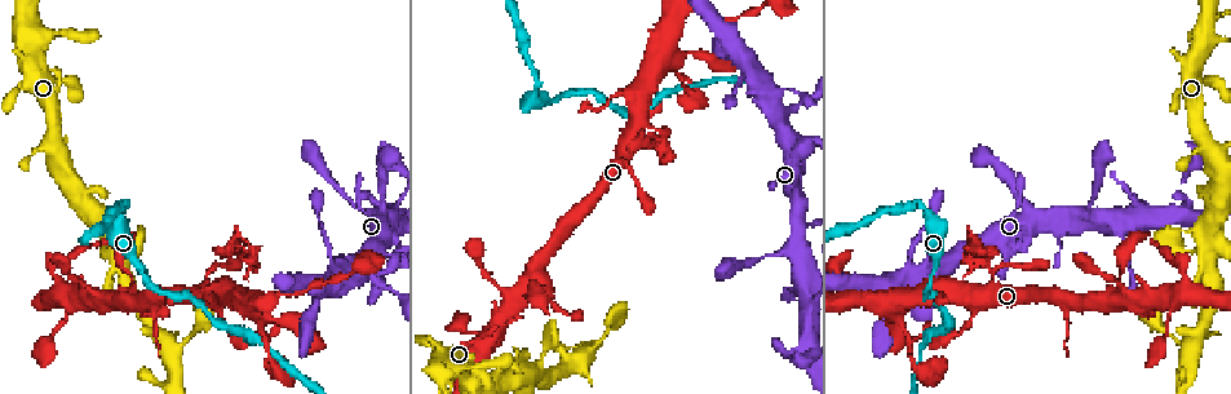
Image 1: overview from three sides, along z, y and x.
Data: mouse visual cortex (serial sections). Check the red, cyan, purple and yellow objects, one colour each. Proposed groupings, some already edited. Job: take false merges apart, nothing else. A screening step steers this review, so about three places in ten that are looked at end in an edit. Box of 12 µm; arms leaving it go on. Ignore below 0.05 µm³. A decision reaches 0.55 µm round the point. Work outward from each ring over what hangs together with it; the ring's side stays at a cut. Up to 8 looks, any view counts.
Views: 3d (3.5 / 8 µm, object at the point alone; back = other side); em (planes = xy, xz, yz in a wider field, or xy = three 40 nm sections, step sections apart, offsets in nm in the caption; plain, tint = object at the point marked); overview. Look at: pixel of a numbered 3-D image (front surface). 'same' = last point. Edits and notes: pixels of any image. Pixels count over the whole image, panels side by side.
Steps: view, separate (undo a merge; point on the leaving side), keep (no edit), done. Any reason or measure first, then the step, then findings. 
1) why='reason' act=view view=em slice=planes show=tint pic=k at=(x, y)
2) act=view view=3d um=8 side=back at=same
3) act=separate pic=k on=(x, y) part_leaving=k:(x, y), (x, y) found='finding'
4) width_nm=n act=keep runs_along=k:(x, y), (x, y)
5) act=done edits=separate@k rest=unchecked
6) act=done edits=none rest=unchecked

why='branch point' act=view view=3d um=3.5 side=back pic=1 at=(959, 285)

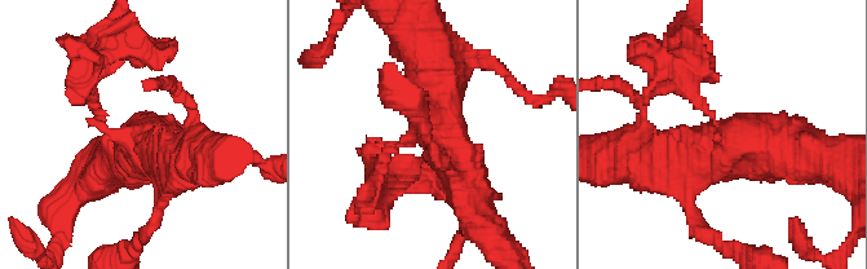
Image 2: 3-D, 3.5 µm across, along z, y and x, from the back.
why='shape alone is not enough' act=view view=em slice=planes show=tint pic=2 at=(127, 135)

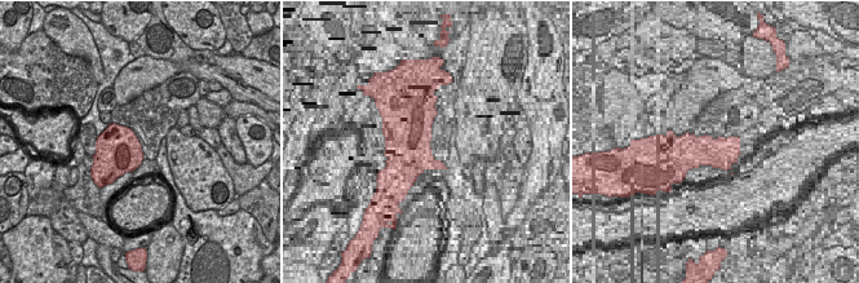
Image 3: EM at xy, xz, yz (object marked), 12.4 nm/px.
width_nm=550 act=separate pic=2 on=(685, 93) part_leaving=2:(713, 123), (664, 56), (671, 48) found='two cells meet here'

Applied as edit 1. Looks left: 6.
act=view view=3d um=8 pic=1 at=(123, 208)

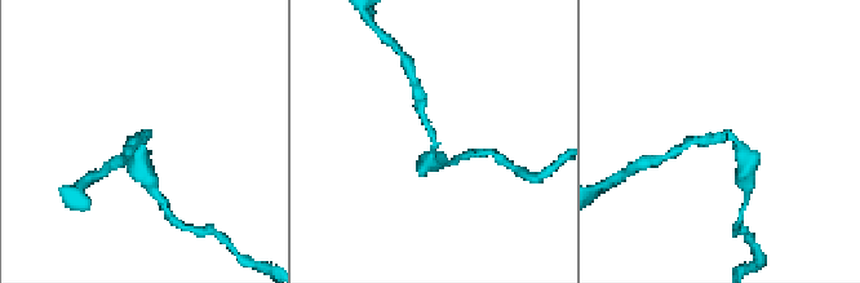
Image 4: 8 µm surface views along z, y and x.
arm_widths_nm=250,500 why='now the EM' act=view view=em slice=xy step=5 show=tint pic=4 at=(730, 138)

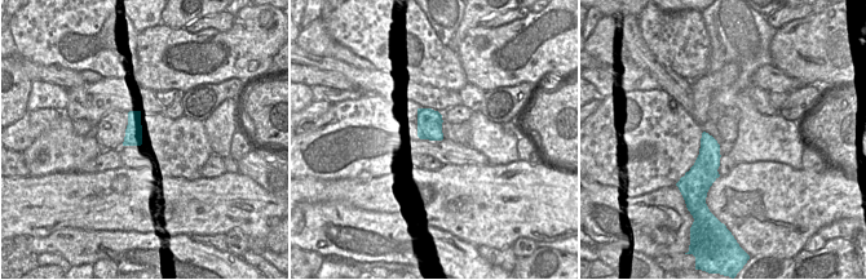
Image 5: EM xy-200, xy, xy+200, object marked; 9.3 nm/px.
width_nm=240 act=separate pic=4 on=(422, 100) part_leaving=4:(435, 147), (420, 113), (422, 100) found='a second cell is stuck on'

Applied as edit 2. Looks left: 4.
act=view view=overview

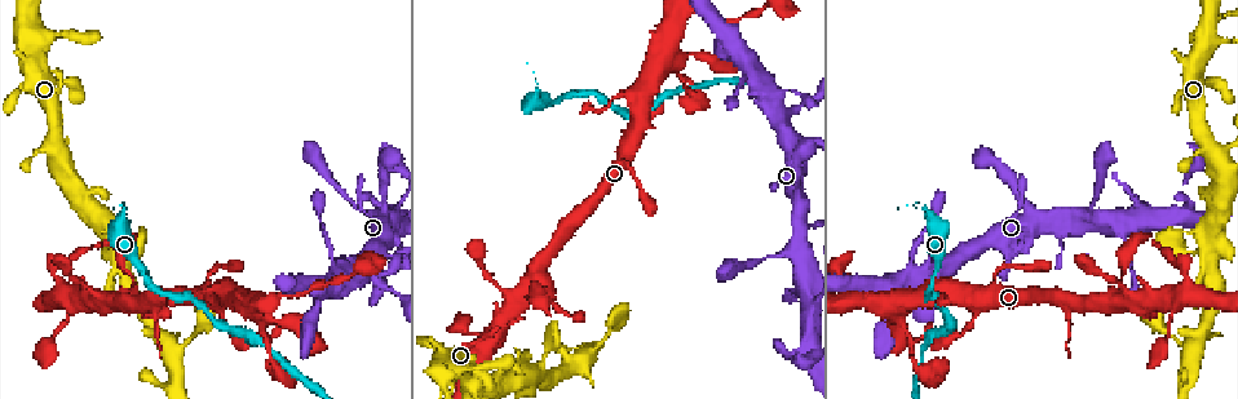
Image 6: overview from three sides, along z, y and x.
why='thick turns thin' act=view view=3d um=3.5 pic=6 at=(792, 111)

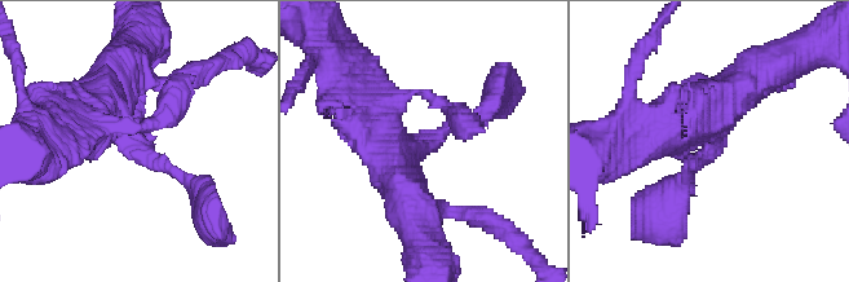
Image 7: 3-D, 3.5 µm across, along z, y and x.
act=view view=em slice=xy step=5 show=tint pic=7 at=(716, 136)

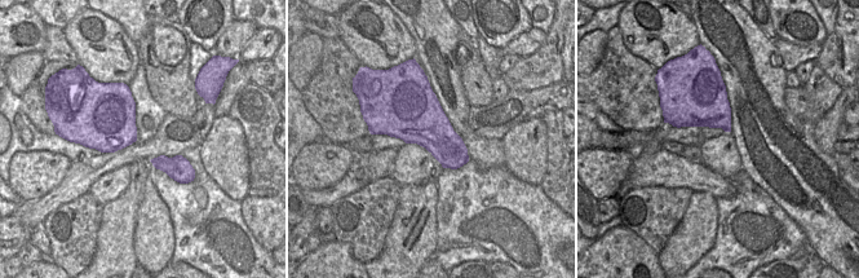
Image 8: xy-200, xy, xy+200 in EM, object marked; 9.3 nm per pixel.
act=keep runs_along=7:(748, 82), (710, 114), (619, 153) found='all the same cell'

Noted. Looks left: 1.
act=done edits=separate@2,separate@4 rest=unchecked

